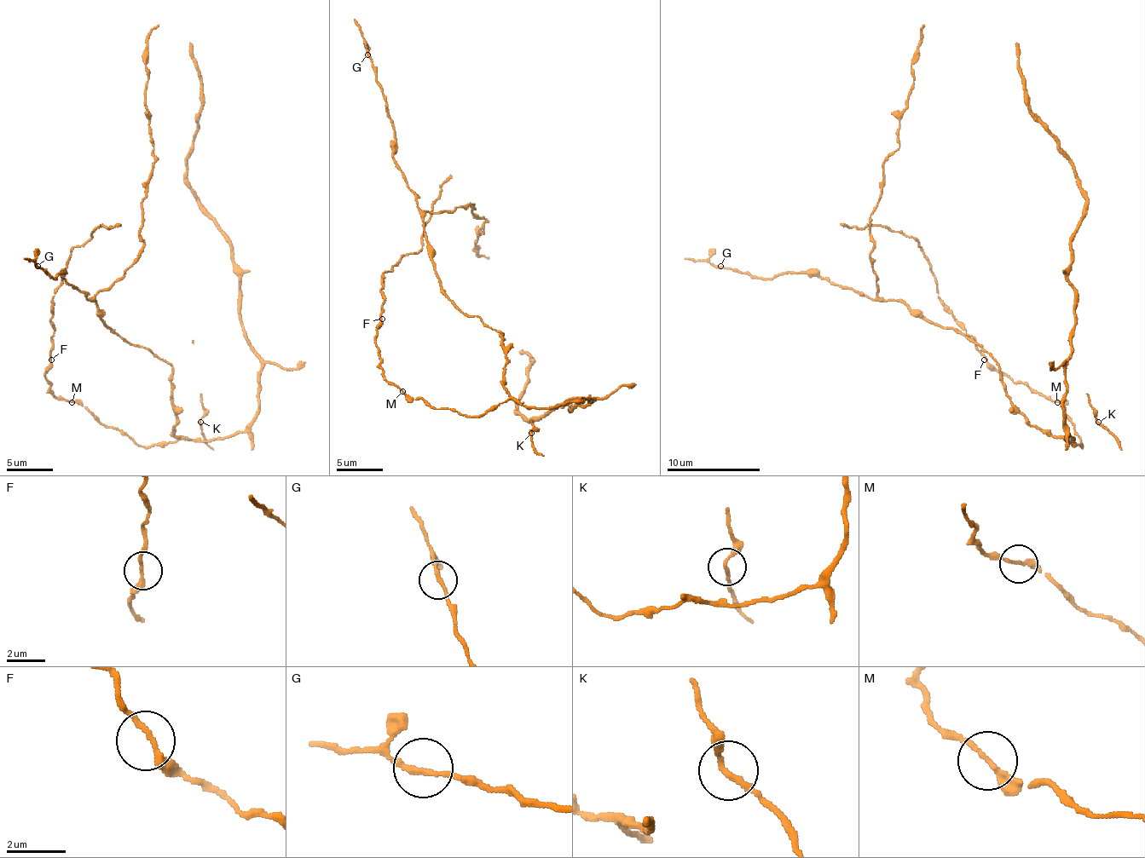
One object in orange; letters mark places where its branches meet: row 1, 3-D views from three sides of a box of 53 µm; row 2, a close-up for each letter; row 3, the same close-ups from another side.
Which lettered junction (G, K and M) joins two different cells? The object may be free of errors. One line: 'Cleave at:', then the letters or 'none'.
Cleave at: M

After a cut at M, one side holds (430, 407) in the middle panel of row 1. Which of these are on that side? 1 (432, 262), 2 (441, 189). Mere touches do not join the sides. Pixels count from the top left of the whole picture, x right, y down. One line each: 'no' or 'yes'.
1: yes
2: no

